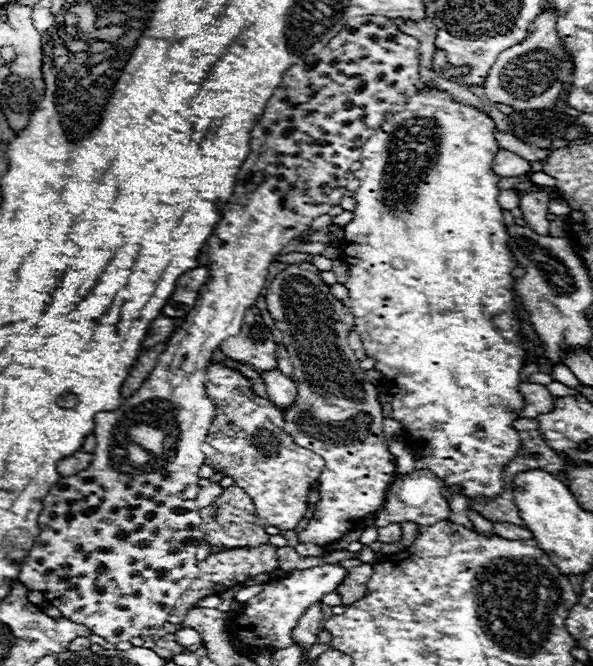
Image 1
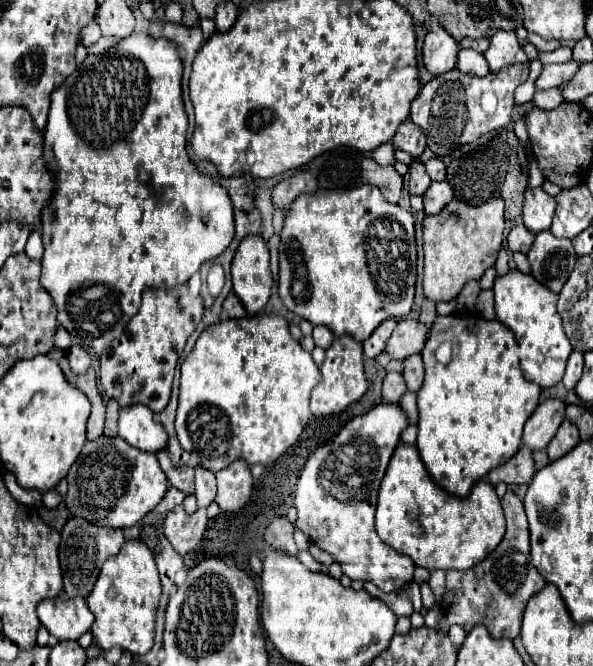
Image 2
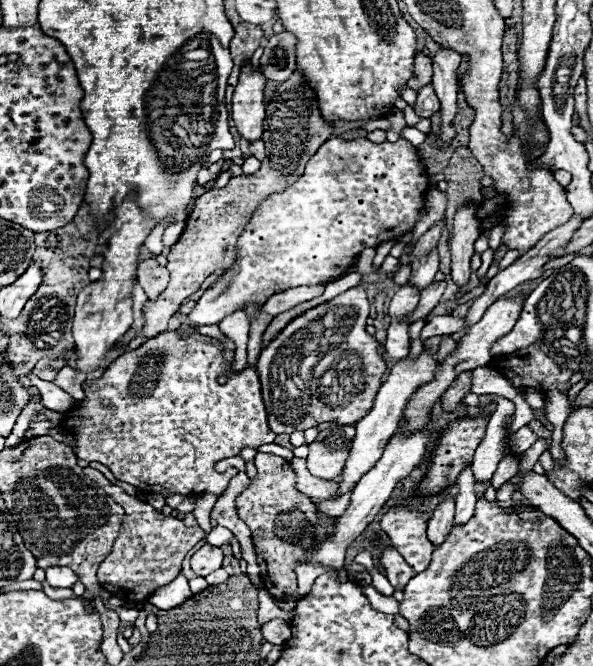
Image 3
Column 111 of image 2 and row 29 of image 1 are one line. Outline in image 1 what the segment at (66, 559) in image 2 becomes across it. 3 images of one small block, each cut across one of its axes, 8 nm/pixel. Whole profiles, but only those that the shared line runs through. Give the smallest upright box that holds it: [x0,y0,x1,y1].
[484,6,572,114]

